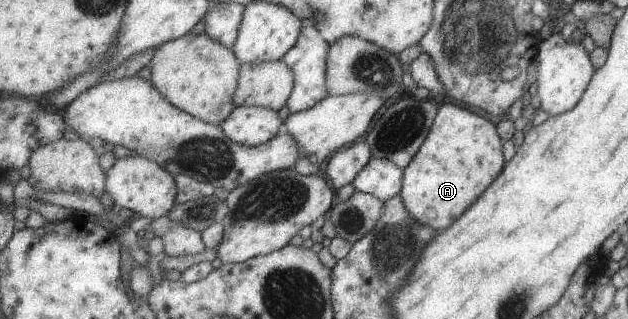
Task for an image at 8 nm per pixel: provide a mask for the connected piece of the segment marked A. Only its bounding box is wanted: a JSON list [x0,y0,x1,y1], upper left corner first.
[399,100,504,232]

